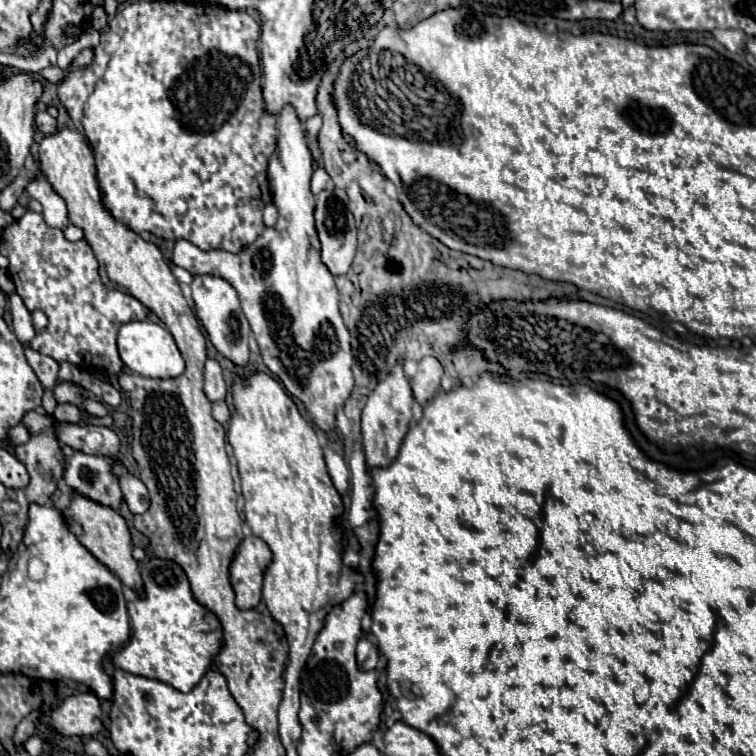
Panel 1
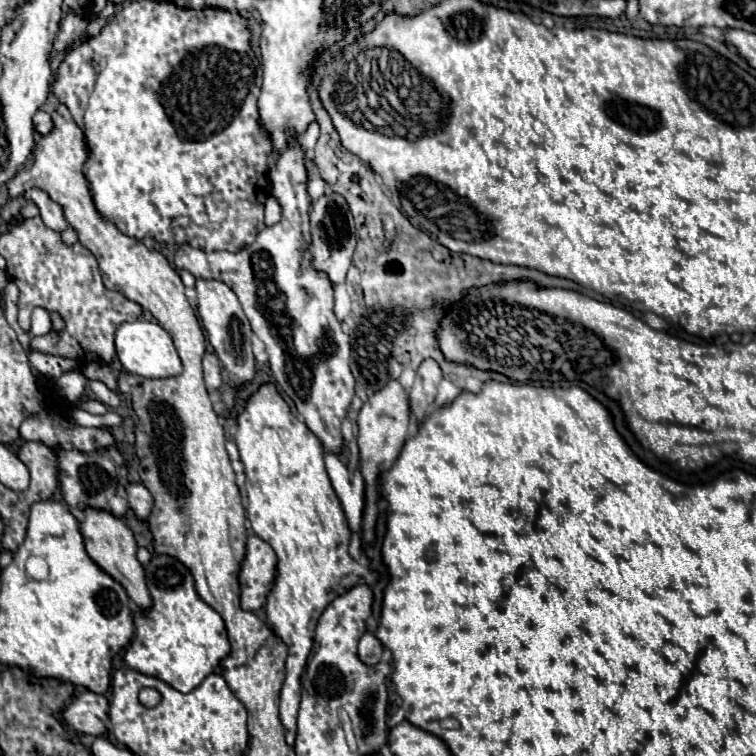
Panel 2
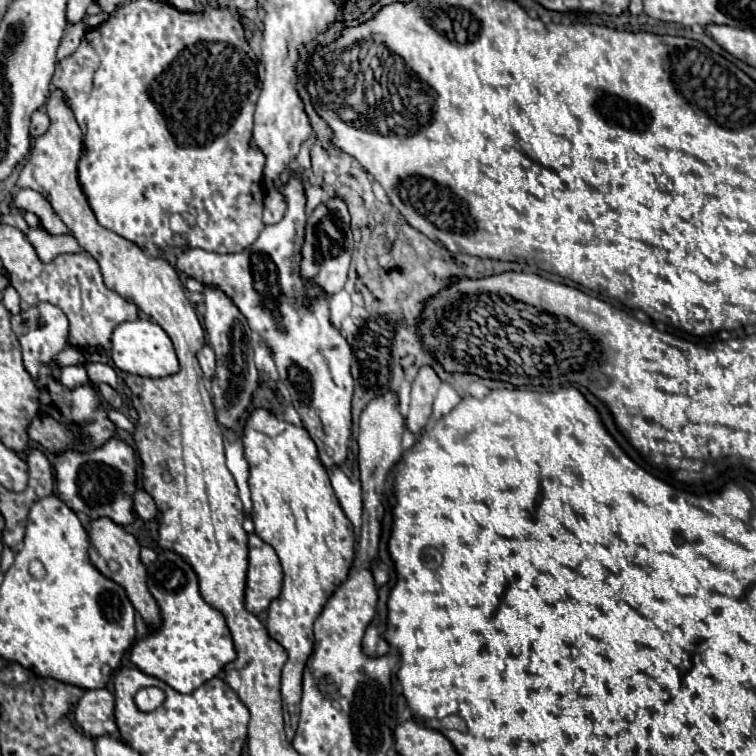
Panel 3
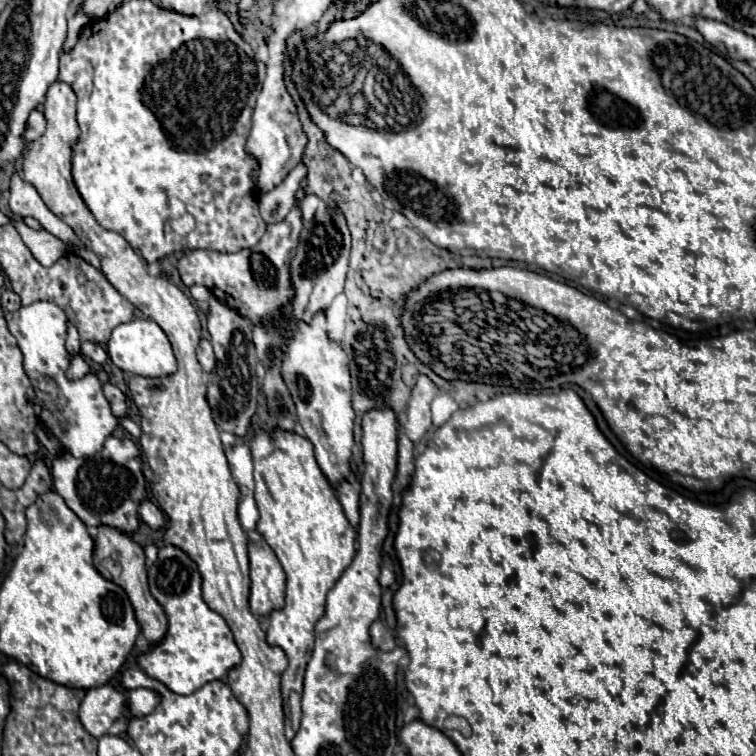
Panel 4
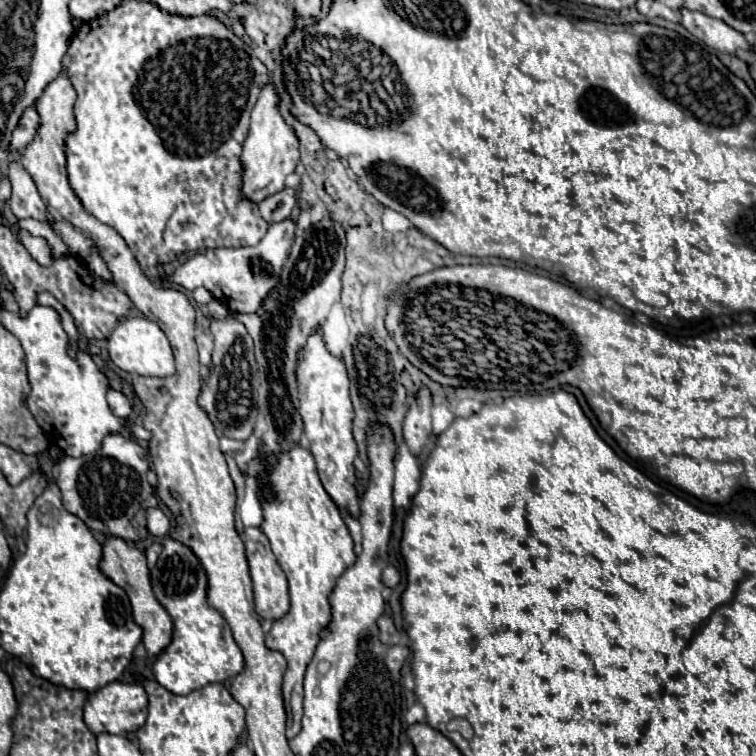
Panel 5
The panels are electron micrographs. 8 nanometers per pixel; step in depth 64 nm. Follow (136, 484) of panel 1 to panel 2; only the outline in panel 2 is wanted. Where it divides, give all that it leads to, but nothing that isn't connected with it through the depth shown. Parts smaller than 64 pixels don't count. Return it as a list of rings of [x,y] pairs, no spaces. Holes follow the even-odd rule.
[[[128,484],[128,502],[138,518],[148,518],[154,506],[150,492],[142,484]]]

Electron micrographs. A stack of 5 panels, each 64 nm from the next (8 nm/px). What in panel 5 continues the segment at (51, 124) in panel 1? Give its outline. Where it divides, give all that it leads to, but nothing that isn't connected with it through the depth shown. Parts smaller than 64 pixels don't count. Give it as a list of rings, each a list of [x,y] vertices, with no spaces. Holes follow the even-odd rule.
[[[30,106],[24,110],[16,130],[12,132],[12,138],[10,138],[6,152],[20,152],[26,144],[30,144],[30,140],[36,134],[36,128],[38,128],[38,112]]]

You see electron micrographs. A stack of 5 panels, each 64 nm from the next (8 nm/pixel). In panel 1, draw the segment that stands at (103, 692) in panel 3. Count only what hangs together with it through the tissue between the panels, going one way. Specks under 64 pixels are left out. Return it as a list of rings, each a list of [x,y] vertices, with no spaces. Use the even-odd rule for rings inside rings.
[[[92,692],[68,696],[50,712],[50,722],[64,736],[94,736],[104,728],[102,704]]]

